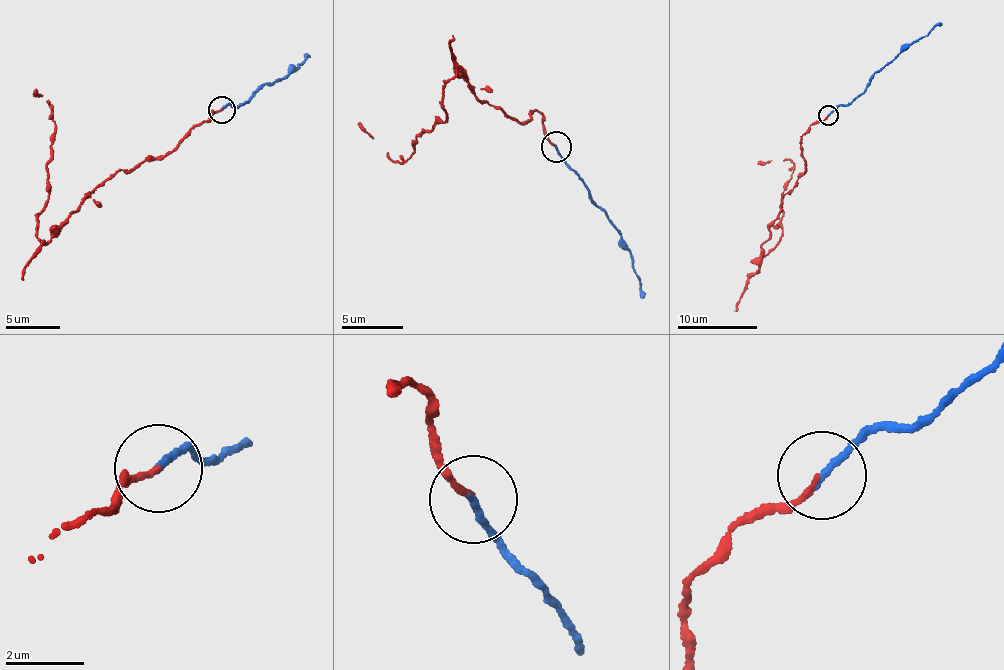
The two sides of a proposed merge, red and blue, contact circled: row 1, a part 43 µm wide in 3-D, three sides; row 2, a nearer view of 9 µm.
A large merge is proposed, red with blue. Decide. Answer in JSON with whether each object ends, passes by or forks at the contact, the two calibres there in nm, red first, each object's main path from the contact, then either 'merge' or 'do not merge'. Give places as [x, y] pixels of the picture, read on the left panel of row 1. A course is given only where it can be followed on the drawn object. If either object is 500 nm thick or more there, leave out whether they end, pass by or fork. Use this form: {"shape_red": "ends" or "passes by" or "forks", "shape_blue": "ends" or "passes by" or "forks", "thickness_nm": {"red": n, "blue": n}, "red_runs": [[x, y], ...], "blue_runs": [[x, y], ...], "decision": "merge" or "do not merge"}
{"shape_red": "ends", "shape_blue": "ends", "thickness_nm": {"red": 130, "blue": 160}, "red_runs": [[221, 110], [178, 146], [118, 169], [48, 242], [37, 237], [37, 224], [56, 131], [49, 104], [35, 89]], "blue_runs": [[221, 110], [247, 102], [264, 85], [271, 86], [286, 77], [310, 56]], "decision": "merge"}

